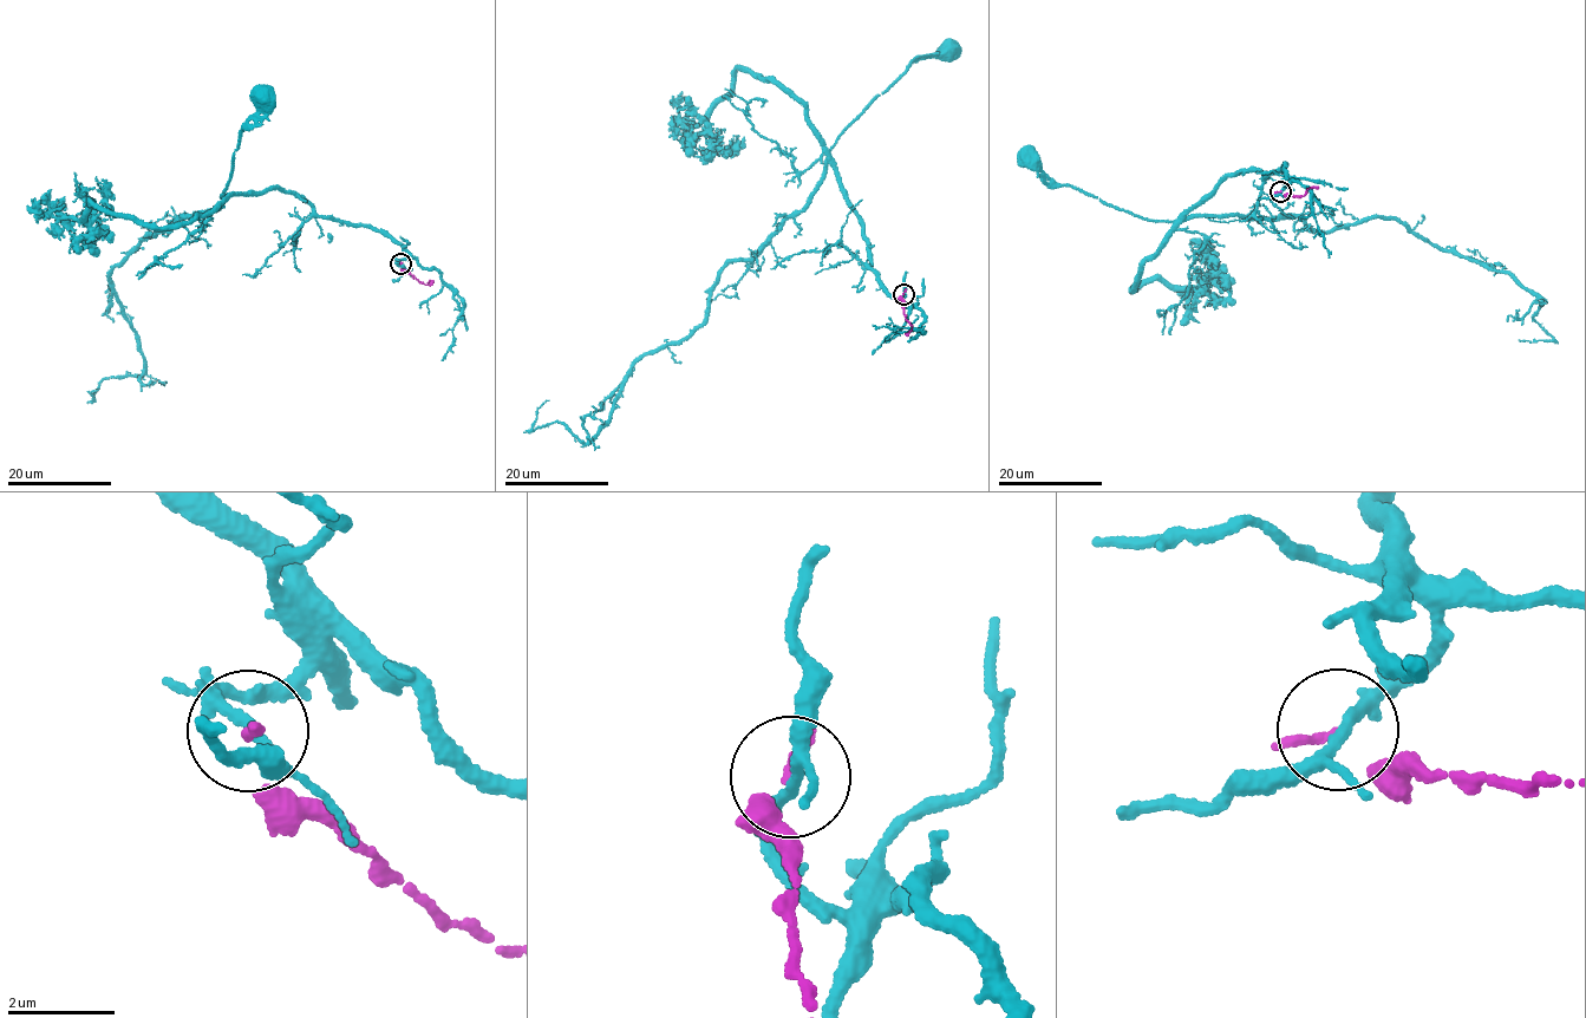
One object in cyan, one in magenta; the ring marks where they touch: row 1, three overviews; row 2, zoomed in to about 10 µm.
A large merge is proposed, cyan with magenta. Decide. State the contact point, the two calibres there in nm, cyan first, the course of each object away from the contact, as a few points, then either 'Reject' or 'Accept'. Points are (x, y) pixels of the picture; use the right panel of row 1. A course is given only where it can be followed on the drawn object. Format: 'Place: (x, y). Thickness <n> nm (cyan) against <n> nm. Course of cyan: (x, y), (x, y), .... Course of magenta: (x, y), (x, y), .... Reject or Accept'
Place: (1280, 191). Thickness 150 nm (cyan) against 110 nm. Course of cyan: (1281, 190), (1286, 165), (1266, 177), (1224, 176), (1176, 220), (1144, 220), (1056, 184), (1029, 157). Course of magenta: (1281, 190), (1283, 195), (1300, 196), (1310, 188), (1318, 188). Reject

